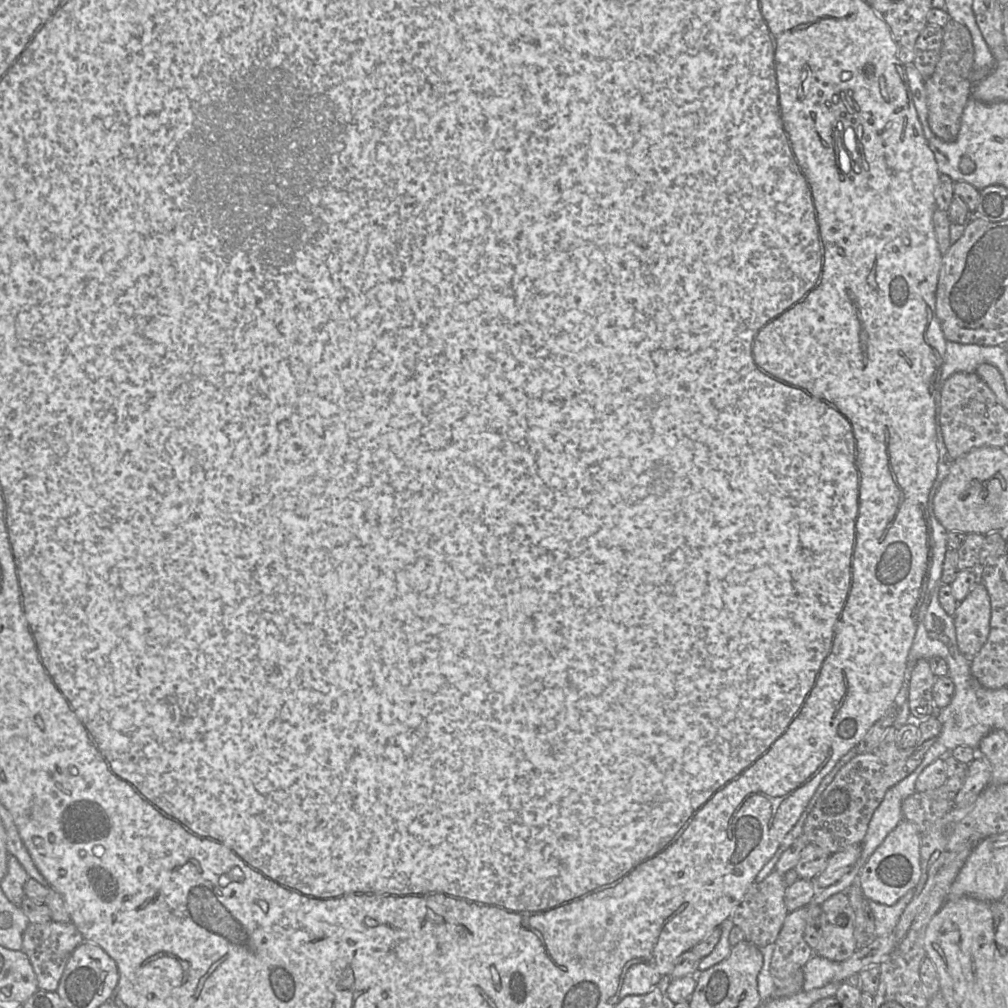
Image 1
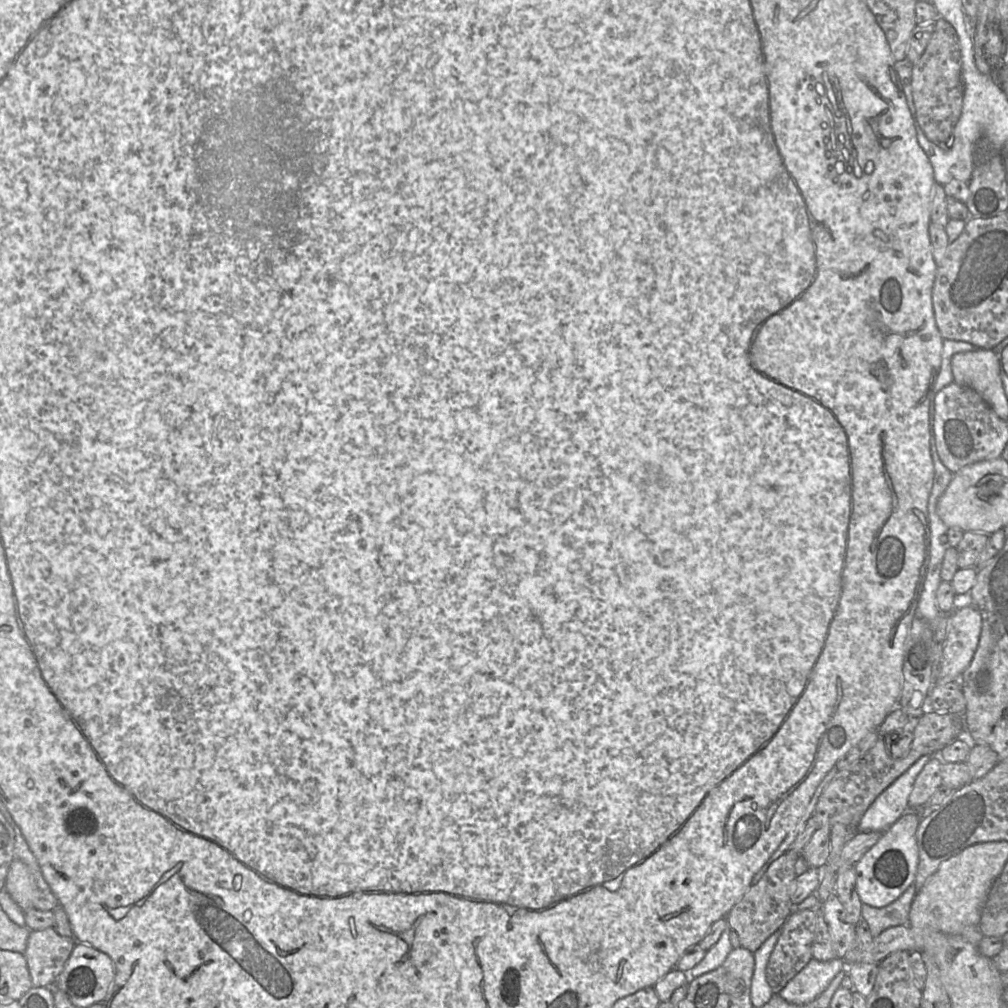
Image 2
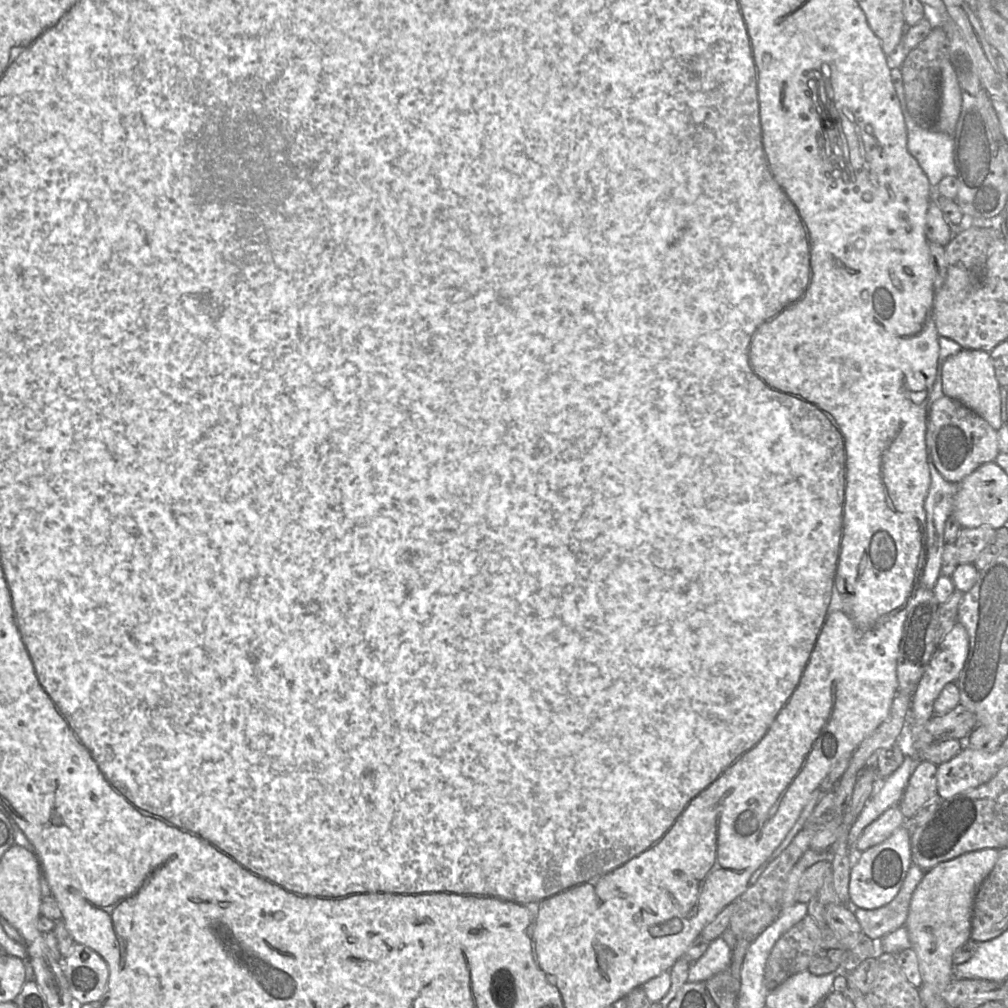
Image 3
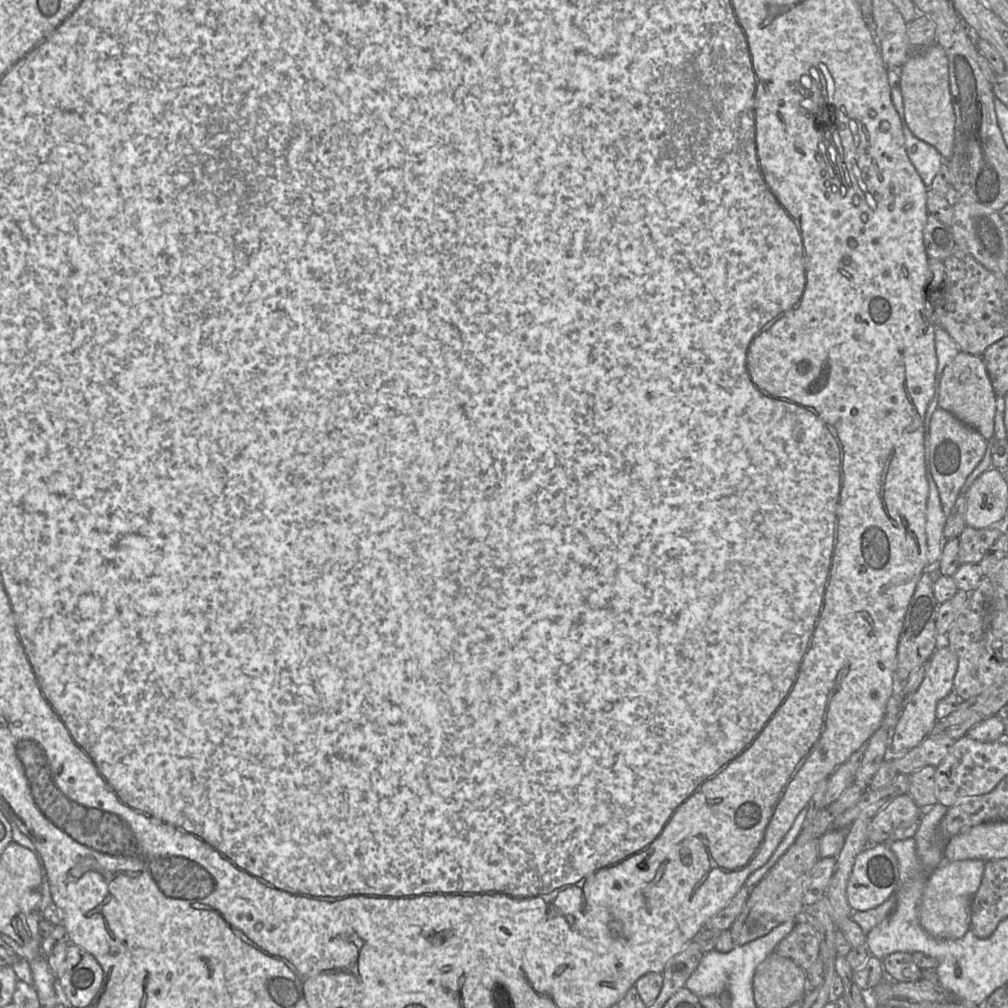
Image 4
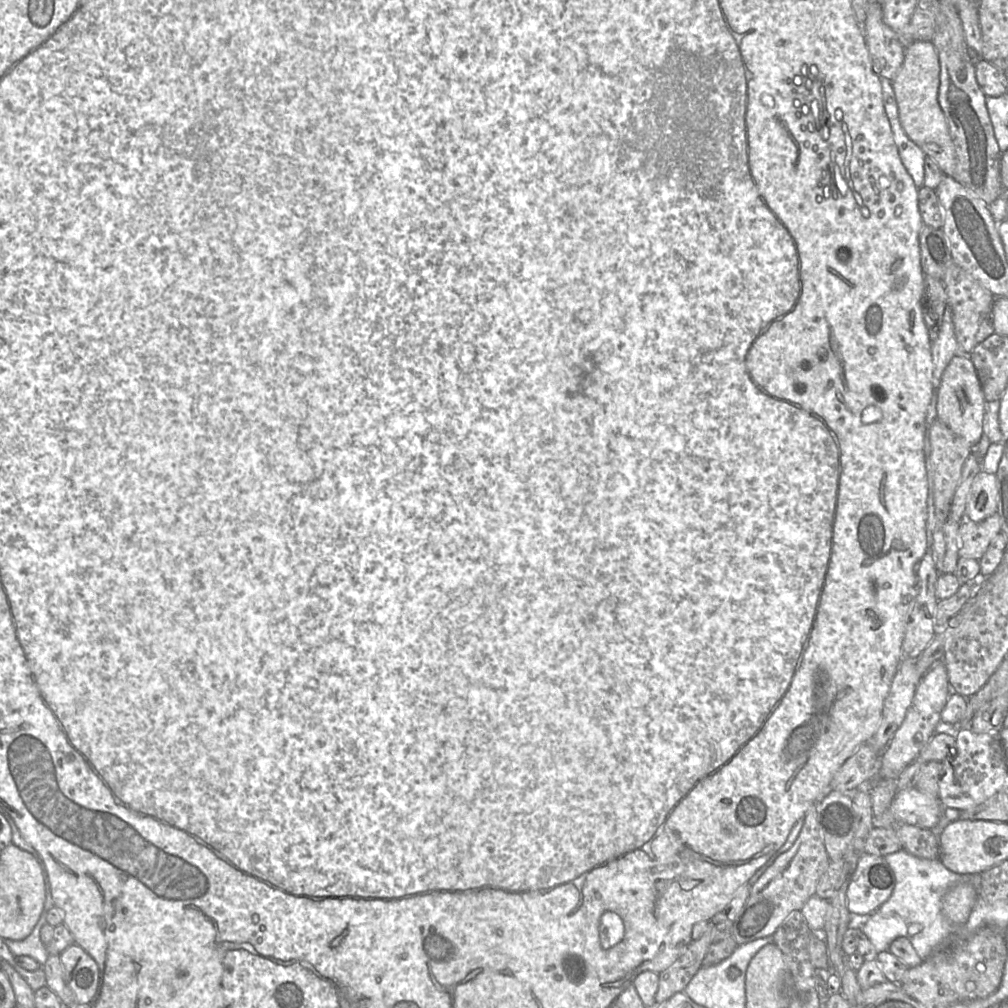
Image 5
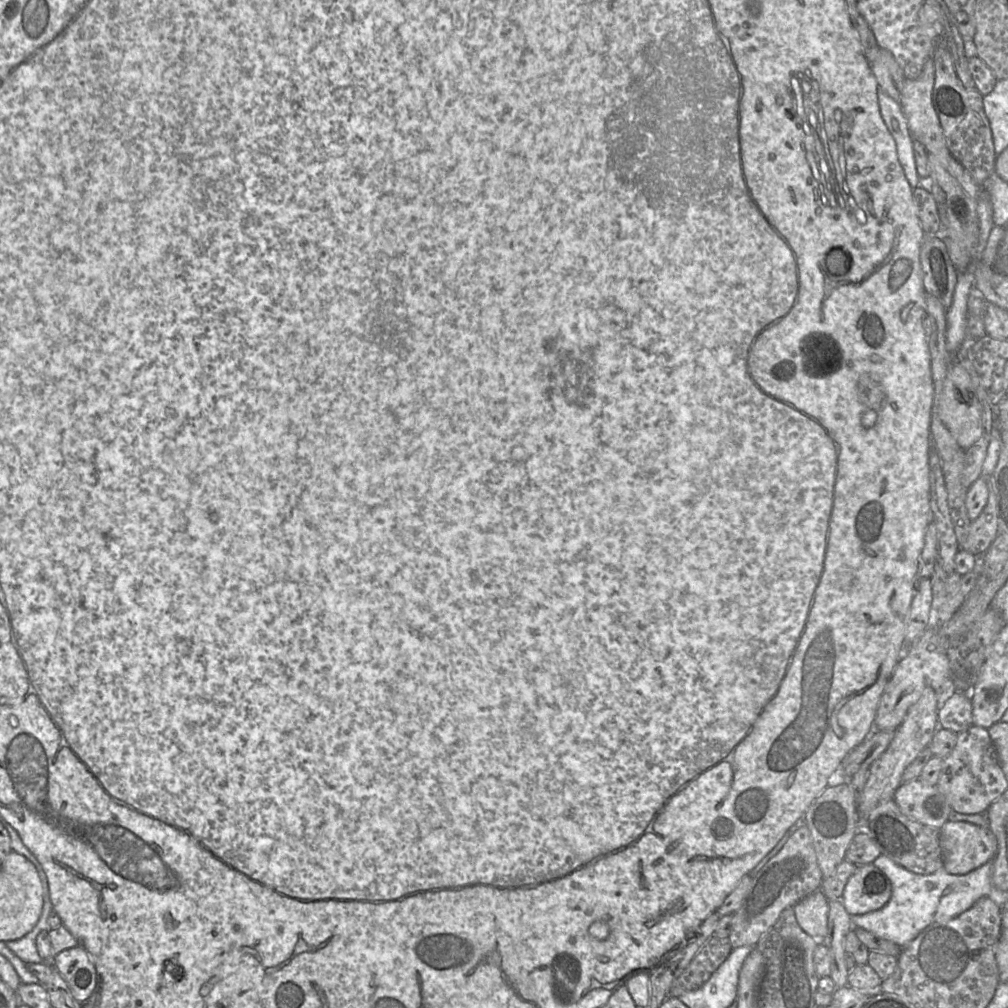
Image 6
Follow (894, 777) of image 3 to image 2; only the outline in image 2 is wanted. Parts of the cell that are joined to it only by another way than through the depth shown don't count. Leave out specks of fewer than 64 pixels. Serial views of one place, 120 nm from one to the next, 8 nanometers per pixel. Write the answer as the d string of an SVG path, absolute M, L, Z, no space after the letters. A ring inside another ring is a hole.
M920 757L906 772L889 785L870 805L857 825L857 832L885 832L908 809L908 799L914 781L932 758Z

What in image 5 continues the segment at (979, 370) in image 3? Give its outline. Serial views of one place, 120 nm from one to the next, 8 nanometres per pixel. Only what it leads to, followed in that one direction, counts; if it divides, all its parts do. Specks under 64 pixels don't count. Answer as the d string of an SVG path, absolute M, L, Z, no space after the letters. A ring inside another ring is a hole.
M958 353L945 368L937 400L937 418L955 434L962 437L970 446L976 446L984 434L985 397L975 366L969 355Z

